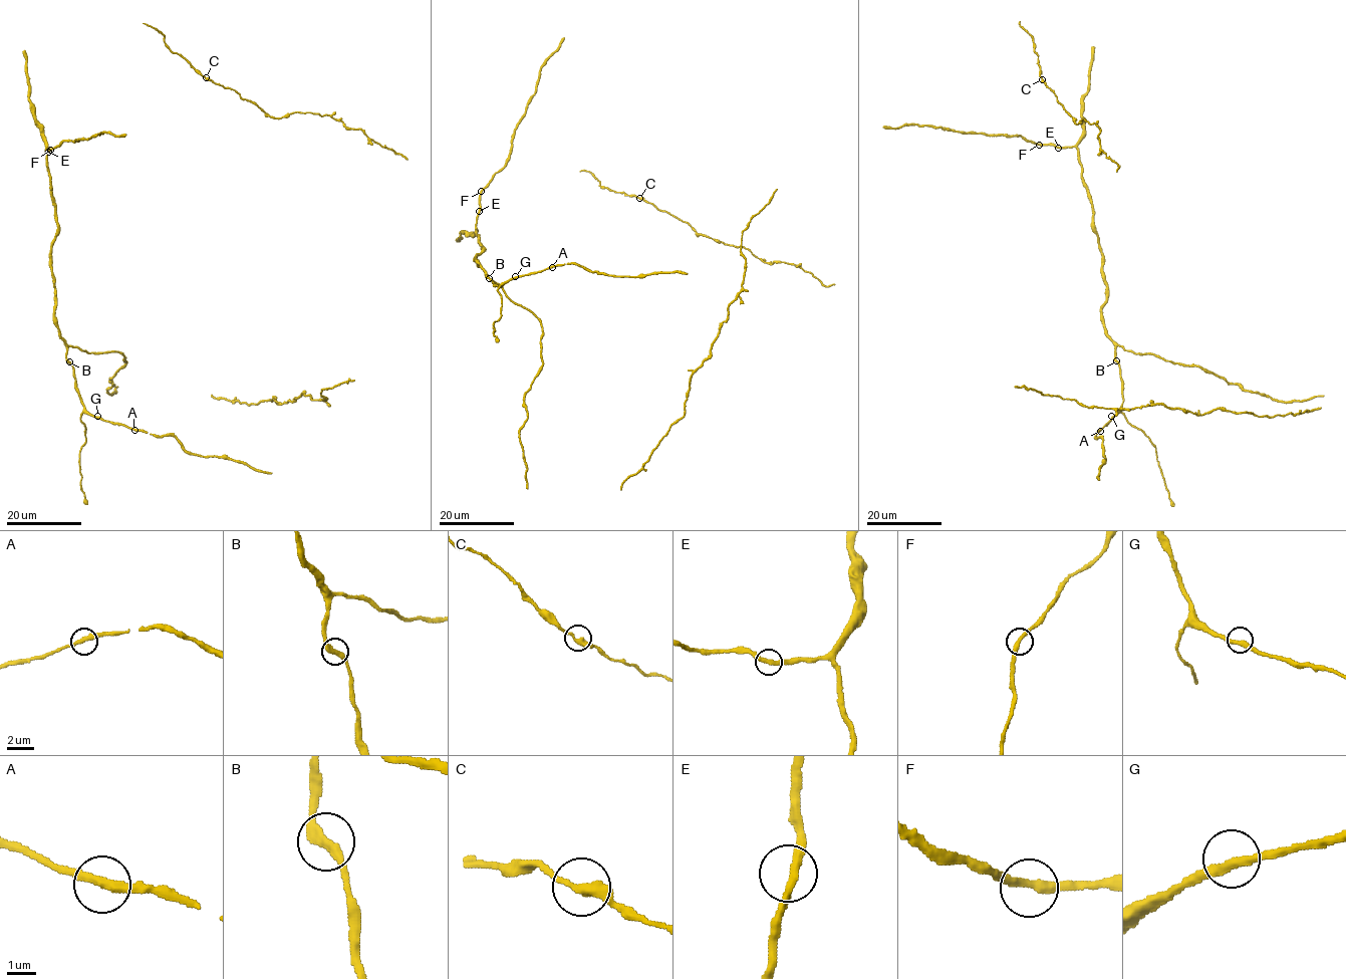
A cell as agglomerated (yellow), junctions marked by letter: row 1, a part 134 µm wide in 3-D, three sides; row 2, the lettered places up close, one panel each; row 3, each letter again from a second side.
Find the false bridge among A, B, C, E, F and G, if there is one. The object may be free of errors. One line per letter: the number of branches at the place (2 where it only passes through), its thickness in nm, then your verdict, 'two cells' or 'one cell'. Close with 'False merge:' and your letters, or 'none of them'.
A: branches 2; calibre 320 nm; one cell
B: branches 2; calibre 340 nm; one cell
C: branches 2; calibre 320 nm; one cell
E: branches 2; calibre 320 nm; one cell
F: branches 2; calibre 320 nm; one cell
G: branches 2; calibre 360 nm; one cell
False merge: none of them

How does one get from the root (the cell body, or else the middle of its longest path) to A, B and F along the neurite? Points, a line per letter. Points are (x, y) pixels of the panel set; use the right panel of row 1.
A: (1106, 289), (1101, 321), (1115, 345), (1122, 405), (1100, 431)
B: (1106, 289), (1101, 321), (1115, 345), (1116, 360)
F: (1106, 289), (1102, 253), (1093, 229), (1093, 204), (1082, 176), (1079, 151), (1074, 147), (1039, 145)

